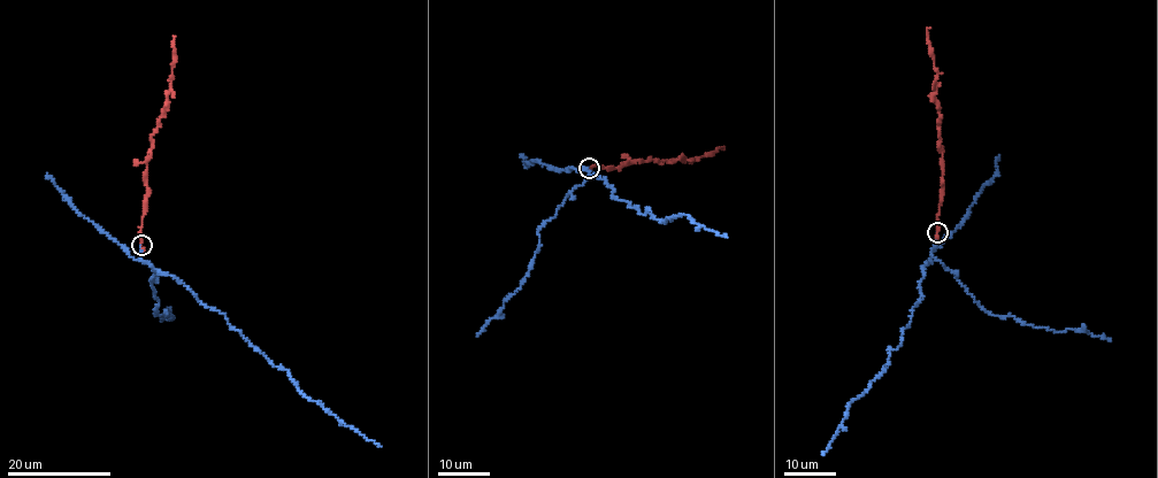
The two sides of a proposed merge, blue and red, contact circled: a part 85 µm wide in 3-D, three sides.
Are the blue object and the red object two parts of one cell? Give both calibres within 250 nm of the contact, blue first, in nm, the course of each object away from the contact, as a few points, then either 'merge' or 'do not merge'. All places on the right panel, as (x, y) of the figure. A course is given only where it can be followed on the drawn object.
140 nm thick on the blue side, 200 nm on the other; blue runs (937, 233), (900, 346), (890, 351), (865, 393), (848, 405), (823, 454); red runs (937, 233), (942, 148), (940, 112), (934, 98), (937, 70), (926, 38), (929, 27); do not merge

